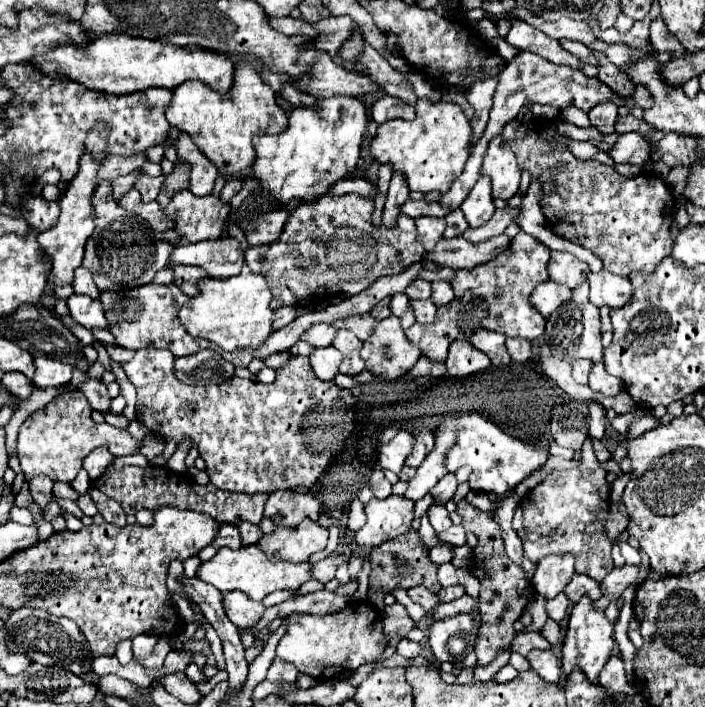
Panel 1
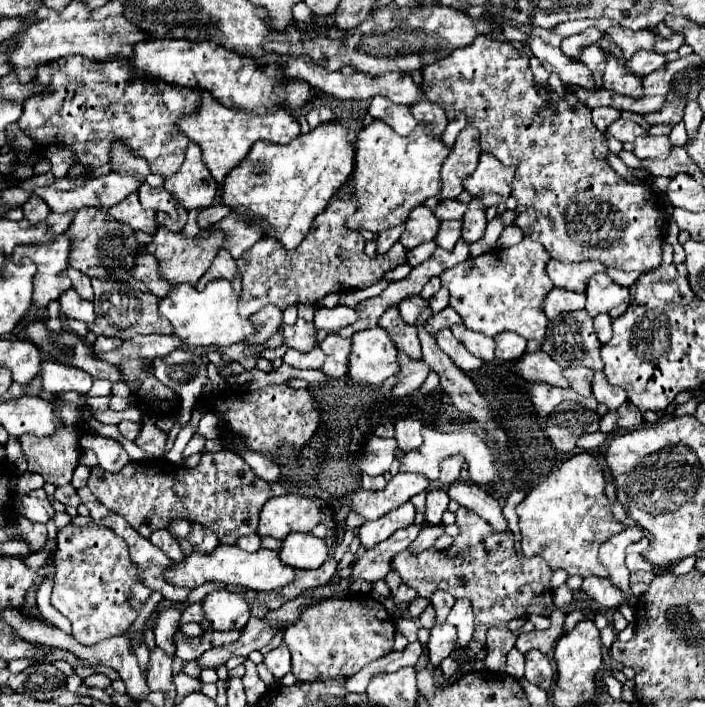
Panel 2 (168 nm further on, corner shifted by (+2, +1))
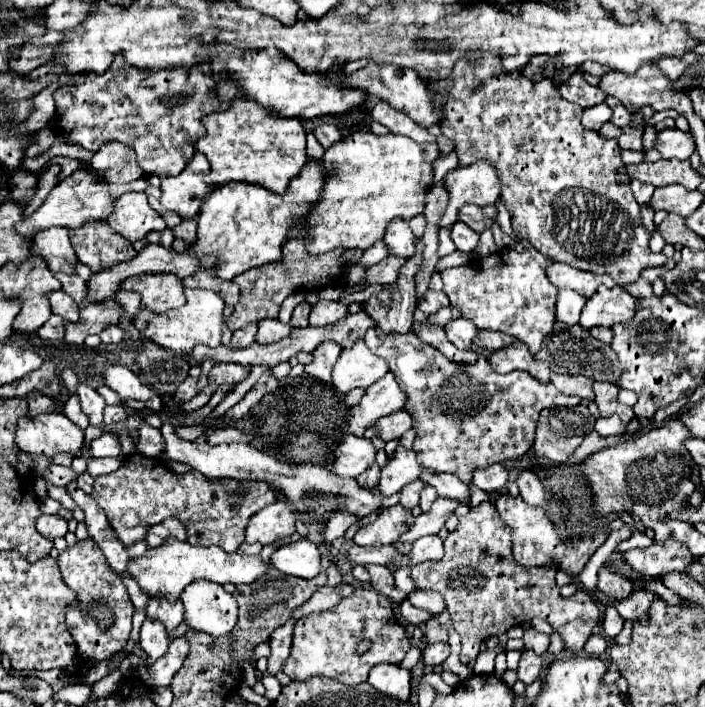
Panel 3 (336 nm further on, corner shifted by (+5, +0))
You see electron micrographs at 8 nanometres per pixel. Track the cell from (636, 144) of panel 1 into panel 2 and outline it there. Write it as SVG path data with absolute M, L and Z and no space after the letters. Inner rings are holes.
M637 137L635 141L635 149L633 149L633 155L639 157L639 159L649 159L649 157L657 157L657 159L665 159L671 151L671 141L669 137Z

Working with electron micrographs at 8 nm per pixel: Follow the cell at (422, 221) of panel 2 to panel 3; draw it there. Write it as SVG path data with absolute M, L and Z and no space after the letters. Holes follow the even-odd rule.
M396 218L394 222L390 222L390 226L386 228L384 234L384 244L388 246L390 256L400 256L400 258L410 258L416 252L414 246L414 234L408 226L406 220Z

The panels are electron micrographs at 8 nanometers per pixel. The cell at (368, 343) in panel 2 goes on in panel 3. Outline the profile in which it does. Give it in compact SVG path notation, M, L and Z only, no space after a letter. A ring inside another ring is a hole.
M358 340L350 350L342 350L332 370L332 384L340 394L348 394L354 388L366 390L386 372L386 360L372 354L364 340Z

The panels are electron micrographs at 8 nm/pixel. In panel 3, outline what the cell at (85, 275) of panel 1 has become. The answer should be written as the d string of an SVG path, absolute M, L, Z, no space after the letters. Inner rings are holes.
M58 272L56 278L62 284L60 290L70 294L70 298L74 298L76 302L82 302L86 298L86 282L78 274L62 274L62 272Z

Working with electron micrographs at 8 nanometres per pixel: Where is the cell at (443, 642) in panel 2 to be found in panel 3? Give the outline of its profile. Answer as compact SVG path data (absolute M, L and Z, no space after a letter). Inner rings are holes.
M446 642L428 644L424 648L424 664L426 666L440 666L450 656L450 646Z

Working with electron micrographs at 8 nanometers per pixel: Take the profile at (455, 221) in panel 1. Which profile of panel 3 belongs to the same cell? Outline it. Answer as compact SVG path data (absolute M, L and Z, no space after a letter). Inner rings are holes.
M440 230L440 246L438 246L438 256L446 256L452 254L456 250L452 238L450 238L450 230Z

